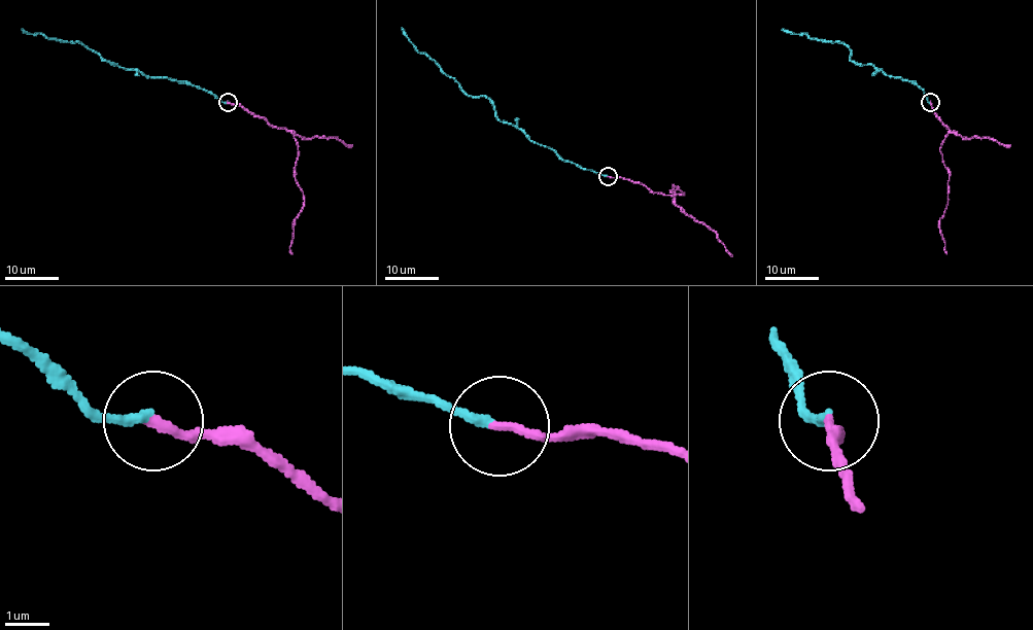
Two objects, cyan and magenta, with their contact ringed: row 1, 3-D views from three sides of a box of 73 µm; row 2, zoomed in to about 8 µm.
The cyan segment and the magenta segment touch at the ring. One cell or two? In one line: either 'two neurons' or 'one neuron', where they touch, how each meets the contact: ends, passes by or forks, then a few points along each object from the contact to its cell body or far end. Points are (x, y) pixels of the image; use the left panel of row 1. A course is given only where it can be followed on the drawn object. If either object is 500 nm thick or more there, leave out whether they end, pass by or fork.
one neuron; place (228, 102); cyan ends; magenta ends; course cyan (228, 102), (194, 84), (150, 78), (137, 70), (111, 65), (81, 43), (22, 30); course magenta (228, 102), (239, 103), (294, 134), (298, 148), (295, 180), (304, 205), (295, 219), (293, 254)

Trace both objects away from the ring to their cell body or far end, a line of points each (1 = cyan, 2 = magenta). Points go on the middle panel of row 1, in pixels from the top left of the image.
1: (608, 176), (565, 162), (503, 123), (491, 102), (484, 96), (470, 96), (419, 53), (402, 27)
2: (608, 176), (644, 184), (657, 194), (669, 195), (678, 185), (675, 195), (684, 194), (675, 185), (673, 193)

